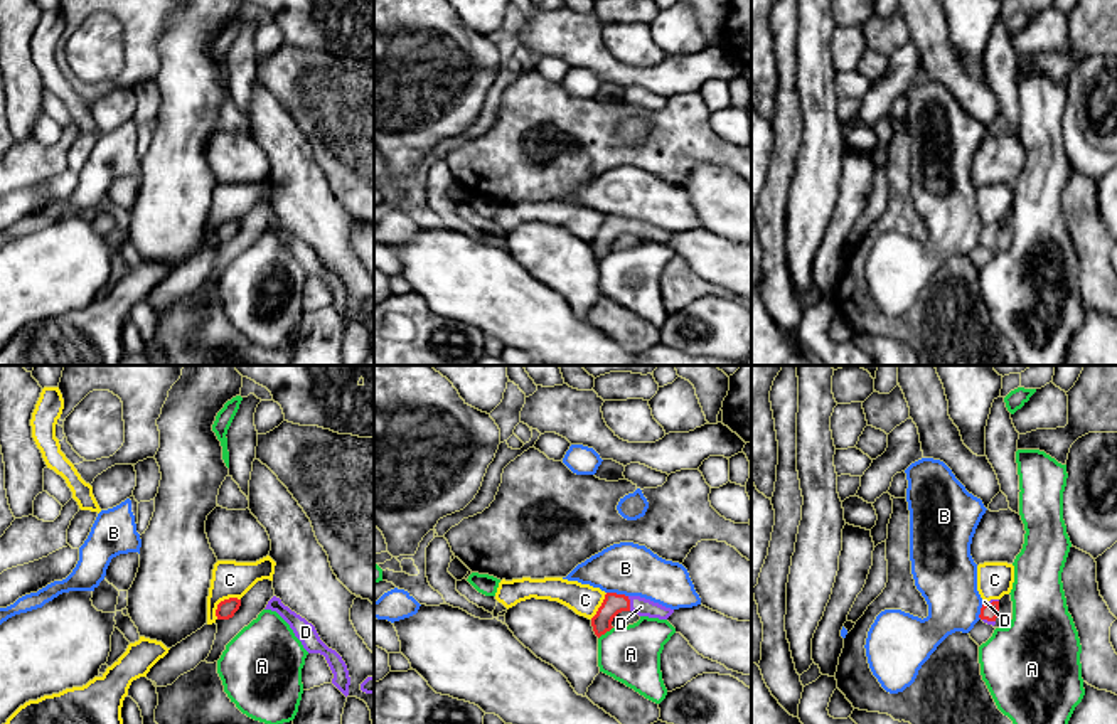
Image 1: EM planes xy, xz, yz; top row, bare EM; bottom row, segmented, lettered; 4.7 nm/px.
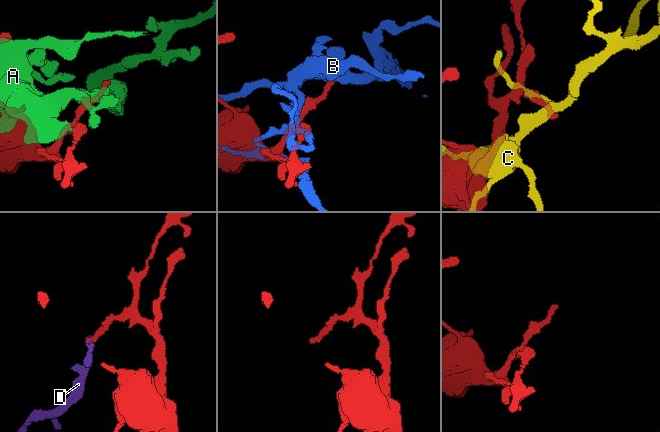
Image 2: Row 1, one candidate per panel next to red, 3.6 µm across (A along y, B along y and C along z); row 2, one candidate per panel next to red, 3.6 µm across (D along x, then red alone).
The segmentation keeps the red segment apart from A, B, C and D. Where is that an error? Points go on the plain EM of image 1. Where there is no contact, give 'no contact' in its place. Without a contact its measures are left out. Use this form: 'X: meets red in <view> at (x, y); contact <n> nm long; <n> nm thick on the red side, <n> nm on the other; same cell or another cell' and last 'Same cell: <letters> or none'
A: meets red in xz at (605, 255); contact 90 nm long; 100 nm thick on the red side, 280 nm on the other; another cell
B: meets red in xz at (615, 216); contact 110 nm long; 100 nm thick on the red side, 240 nm on the other; another cell
C: meets red in xy at (221, 224); contact 160 nm long; 90 nm thick on the red side, 180 nm on the other; another cell
D: meets red in xz at (629, 226); contact 70 nm long; 100 nm thick on the red side, 90 nm on the other; same cell
Same cell: D

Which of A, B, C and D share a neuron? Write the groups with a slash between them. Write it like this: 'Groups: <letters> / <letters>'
Groups: A / B / C / D

